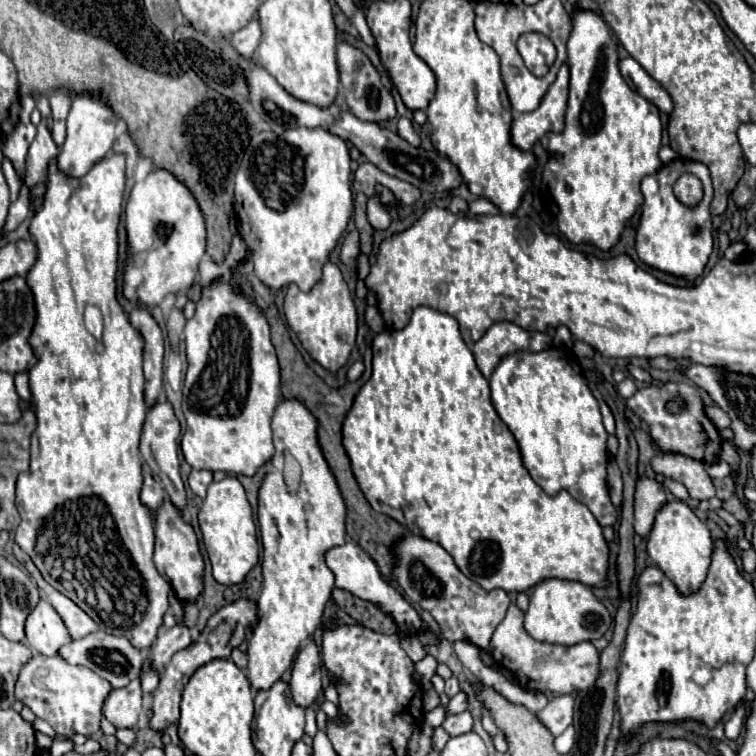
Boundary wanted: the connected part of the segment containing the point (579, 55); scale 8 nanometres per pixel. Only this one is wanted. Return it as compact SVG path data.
M574 7L570 19L572 31L568 37L566 61L570 67L570 95L566 123L562 133L548 133L550 139L542 141L542 147L550 155L542 169L542 175L544 179L548 179L544 183L558 205L558 229L566 235L566 239L570 243L592 243L606 251L618 243L624 225L642 203L640 181L662 167L662 161L658 157L662 123L658 107L624 83L618 69L618 41L604 17L596 11Z

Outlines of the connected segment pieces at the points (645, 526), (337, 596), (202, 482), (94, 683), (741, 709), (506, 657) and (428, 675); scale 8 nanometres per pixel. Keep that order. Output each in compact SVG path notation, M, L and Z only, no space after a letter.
M646 475L638 477L636 495L634 495L634 529L638 535L646 537L654 523L656 511L666 503L664 487L656 479L648 479Z
M334 589L332 597L342 611L346 611L356 623L364 625L366 629L386 635L398 633L398 627L392 623L392 619L388 619L388 615L384 615L378 607L372 607L372 603L364 603L362 599L356 599L348 591L340 591L340 589Z
M192 469L190 477L188 477L190 489L192 489L198 497L202 497L202 499L204 499L206 489L208 489L208 485L210 485L212 481L214 481L214 477L212 477L212 471L208 471L208 469Z
M34 655L22 667L16 683L16 699L22 701L26 707L30 707L38 719L50 723L56 733L66 737L74 733L90 737L100 731L102 703L110 691L112 687L106 679L98 677L94 671L88 671L88 667L66 663L64 659L60 659L60 655L54 657Z
M742 703L742 705L736 707L736 711L732 713L732 717L726 721L724 733L726 733L728 739L736 739L740 735L740 729L742 729L744 719L746 719L746 711L748 711L748 707L746 707L746 703Z
M512 603L508 607L508 613L504 621L496 627L494 631L494 643L490 643L490 655L494 655L494 661L514 673L516 681L520 687L530 689L530 691L542 691L542 693L580 693L588 689L598 675L598 659L600 653L596 647L588 643L578 643L572 647L560 647L560 645L550 645L550 643L538 643L534 641L522 623L522 611Z
M428 653L424 659L420 659L416 663L416 679L422 683L422 685L428 685L430 679L432 679L432 673L436 671L436 659Z

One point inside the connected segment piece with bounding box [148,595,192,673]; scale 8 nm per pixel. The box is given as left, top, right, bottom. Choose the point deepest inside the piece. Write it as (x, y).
(169, 641)

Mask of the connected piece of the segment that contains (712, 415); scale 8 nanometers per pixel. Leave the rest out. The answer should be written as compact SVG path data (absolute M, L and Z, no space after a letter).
M706 407L706 415L708 415L708 419L718 427L718 429L724 429L724 427L730 427L730 417L720 409L720 407Z

